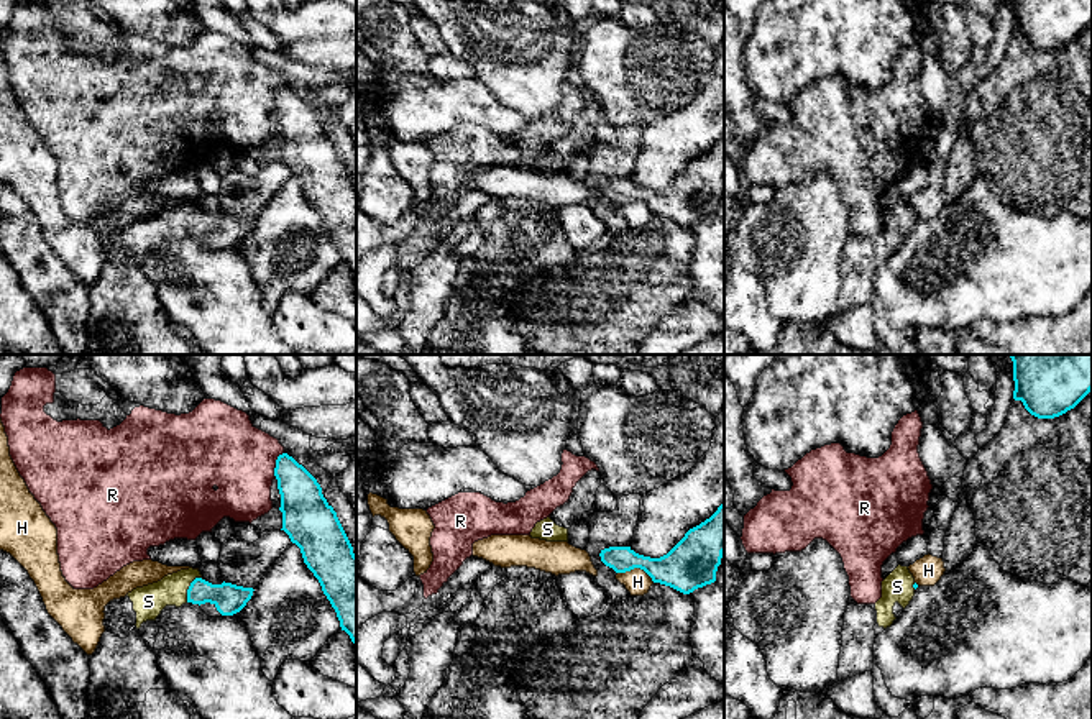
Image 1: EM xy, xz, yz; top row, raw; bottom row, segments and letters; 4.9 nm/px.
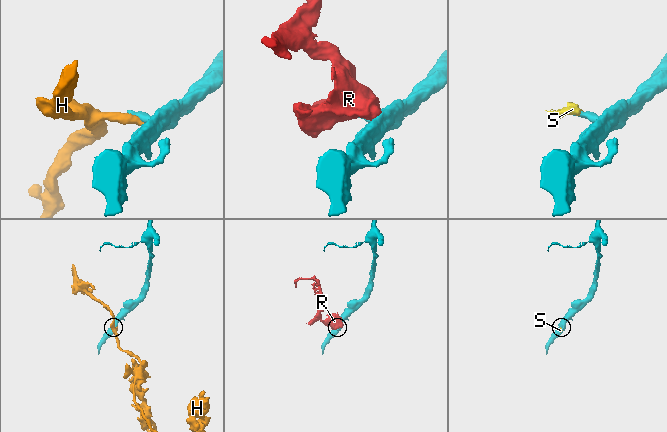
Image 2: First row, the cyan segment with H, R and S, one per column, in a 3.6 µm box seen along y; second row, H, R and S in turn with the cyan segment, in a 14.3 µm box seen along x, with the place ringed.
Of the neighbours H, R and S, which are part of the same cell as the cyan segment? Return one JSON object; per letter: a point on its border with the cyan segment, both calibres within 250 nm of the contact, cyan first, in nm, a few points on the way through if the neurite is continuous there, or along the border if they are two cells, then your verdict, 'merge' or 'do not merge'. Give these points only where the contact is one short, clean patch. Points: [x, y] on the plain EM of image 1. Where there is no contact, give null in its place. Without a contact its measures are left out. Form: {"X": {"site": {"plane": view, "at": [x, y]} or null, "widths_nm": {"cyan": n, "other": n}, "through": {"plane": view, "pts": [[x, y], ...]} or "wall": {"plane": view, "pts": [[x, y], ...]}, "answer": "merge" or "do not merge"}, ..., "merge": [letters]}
{"H": {"site": {"plane": "xz", "at": [636, 199]}, "widths_nm": {"cyan": 240, "other": 120}, "answer": "do not merge"}, "R": {"site": {"plane": "xy", "at": [276, 96]}, "widths_nm": {"cyan": 220, "other": 360}, "wall": {"plane": "xy", "pts": [[283, 84], [276, 92], [273, 107]]}, "answer": "do not merge"}, "S": {"site": {"plane": "xy", "at": [189, 220]}, "widths_nm": {"cyan": 150, "other": 160}, "through": {"plane": "xy", "pts": [[229, 232], [222, 227], [189, 220], [171, 222], [148, 233]]}, "answer": "merge"}, "merge": ["S"]}

